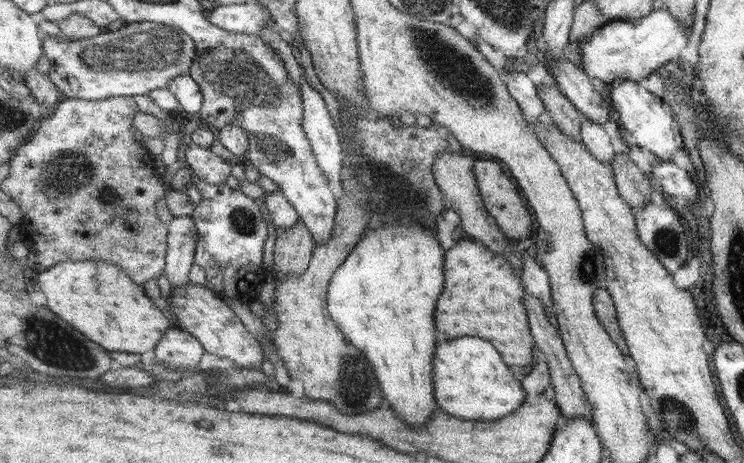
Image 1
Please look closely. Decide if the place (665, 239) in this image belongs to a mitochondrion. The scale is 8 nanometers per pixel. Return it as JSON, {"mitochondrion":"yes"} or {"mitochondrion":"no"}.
{"mitochondrion":"yes"}

